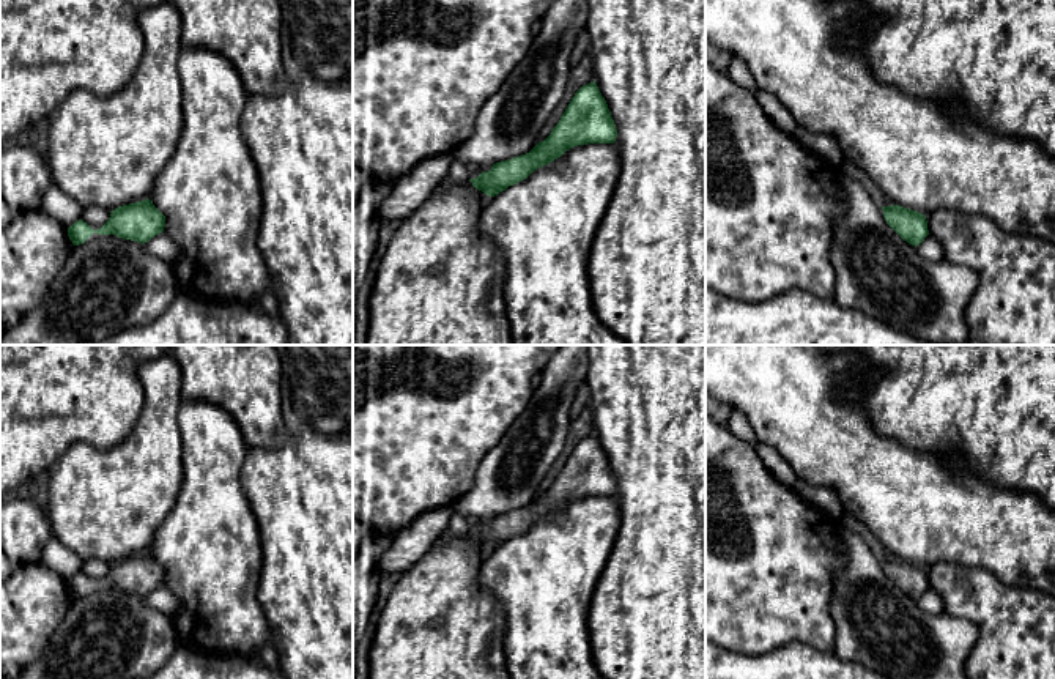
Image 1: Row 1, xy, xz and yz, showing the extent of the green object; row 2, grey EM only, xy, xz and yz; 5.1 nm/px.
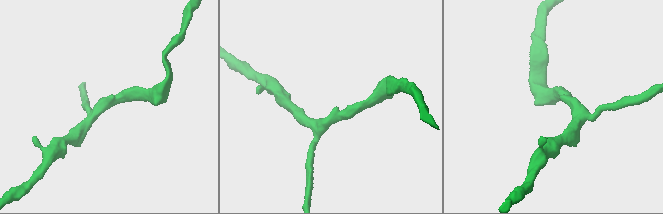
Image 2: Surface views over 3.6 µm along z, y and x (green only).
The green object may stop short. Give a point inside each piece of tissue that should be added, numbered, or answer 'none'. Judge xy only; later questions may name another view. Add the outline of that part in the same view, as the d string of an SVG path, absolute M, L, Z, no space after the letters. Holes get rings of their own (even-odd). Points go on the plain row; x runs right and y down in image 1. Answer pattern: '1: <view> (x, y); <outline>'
none

